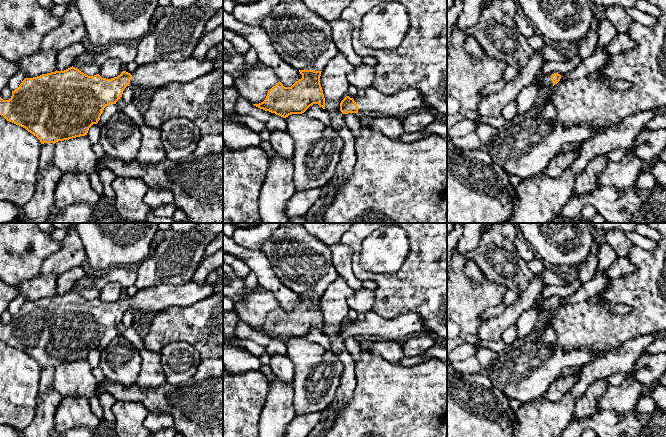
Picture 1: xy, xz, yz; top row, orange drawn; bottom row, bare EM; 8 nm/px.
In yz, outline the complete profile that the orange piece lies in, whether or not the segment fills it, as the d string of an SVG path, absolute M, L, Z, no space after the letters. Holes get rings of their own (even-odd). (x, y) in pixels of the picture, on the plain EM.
M551 297L543 300L539 306L540 317L544 317L547 313L552 312L561 303L558 297Z

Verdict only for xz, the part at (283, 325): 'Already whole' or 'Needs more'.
Already whole

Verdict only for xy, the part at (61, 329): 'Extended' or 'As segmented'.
Extended

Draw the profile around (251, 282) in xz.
M252 271L245 278L244 295L249 294L253 289L257 288L258 285L257 275Z

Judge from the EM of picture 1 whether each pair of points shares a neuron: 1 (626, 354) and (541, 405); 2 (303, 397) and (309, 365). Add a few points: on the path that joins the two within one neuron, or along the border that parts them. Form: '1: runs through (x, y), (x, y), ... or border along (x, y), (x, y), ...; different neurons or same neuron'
1: runs through (605, 365), (598, 369), (562, 405); same neuron
2: runs through (304, 389), (304, 378), (308, 373); same neuron

